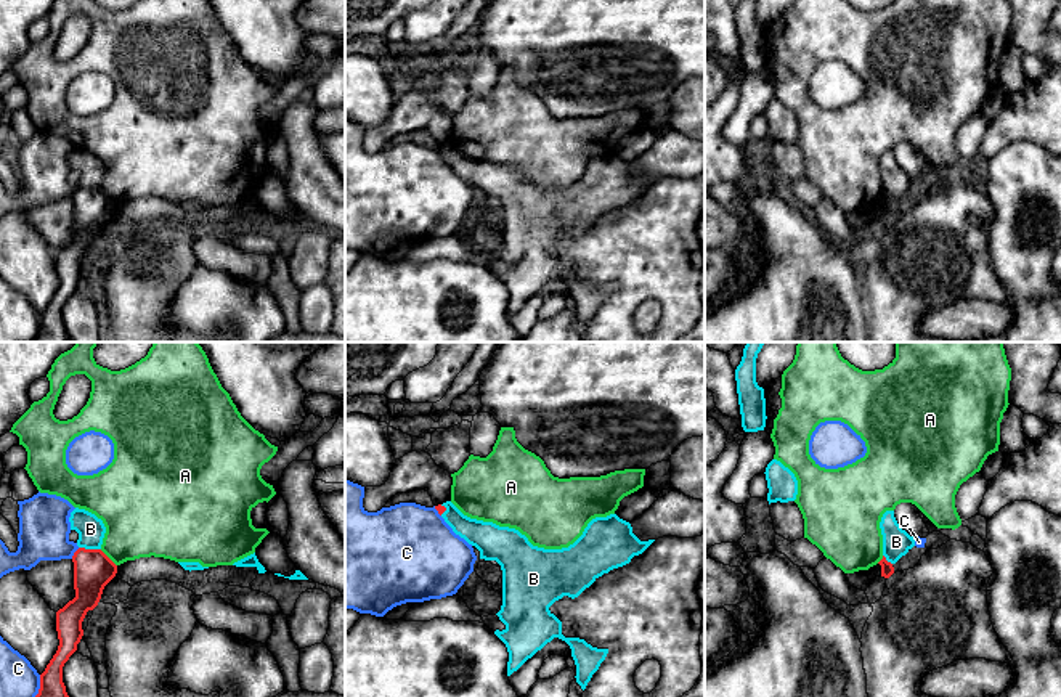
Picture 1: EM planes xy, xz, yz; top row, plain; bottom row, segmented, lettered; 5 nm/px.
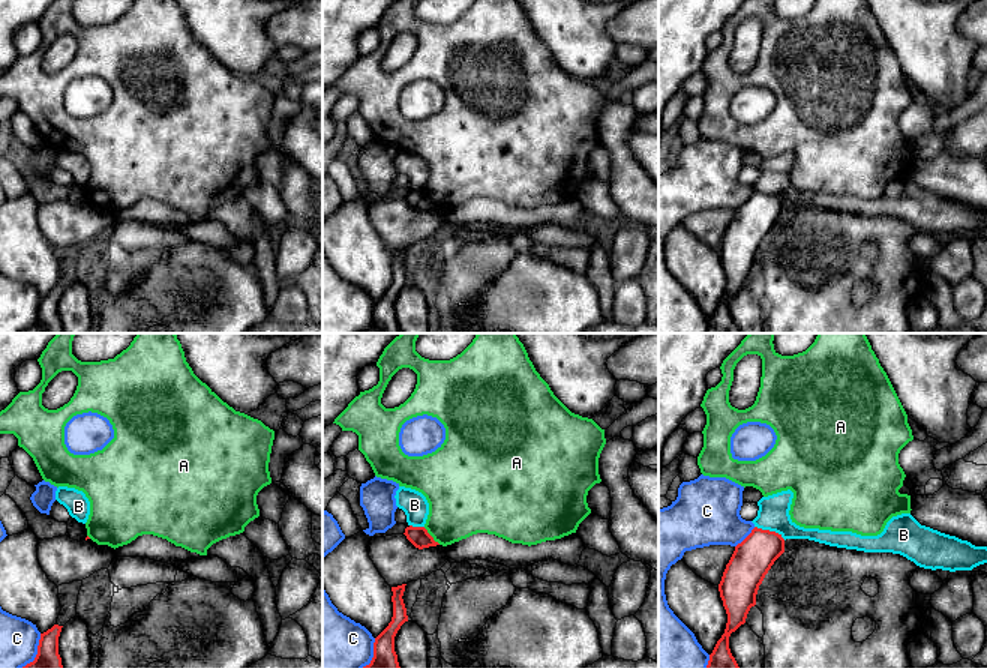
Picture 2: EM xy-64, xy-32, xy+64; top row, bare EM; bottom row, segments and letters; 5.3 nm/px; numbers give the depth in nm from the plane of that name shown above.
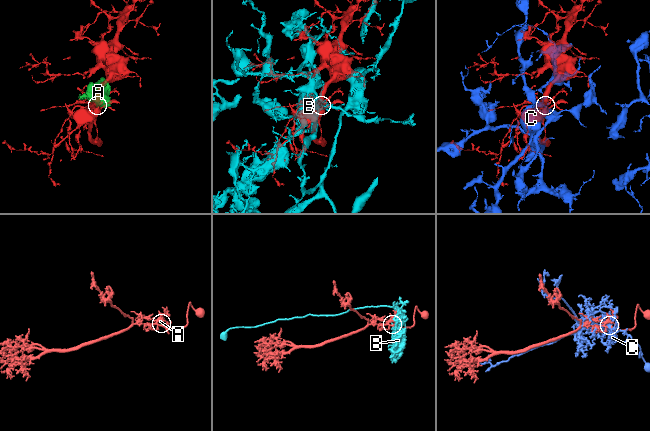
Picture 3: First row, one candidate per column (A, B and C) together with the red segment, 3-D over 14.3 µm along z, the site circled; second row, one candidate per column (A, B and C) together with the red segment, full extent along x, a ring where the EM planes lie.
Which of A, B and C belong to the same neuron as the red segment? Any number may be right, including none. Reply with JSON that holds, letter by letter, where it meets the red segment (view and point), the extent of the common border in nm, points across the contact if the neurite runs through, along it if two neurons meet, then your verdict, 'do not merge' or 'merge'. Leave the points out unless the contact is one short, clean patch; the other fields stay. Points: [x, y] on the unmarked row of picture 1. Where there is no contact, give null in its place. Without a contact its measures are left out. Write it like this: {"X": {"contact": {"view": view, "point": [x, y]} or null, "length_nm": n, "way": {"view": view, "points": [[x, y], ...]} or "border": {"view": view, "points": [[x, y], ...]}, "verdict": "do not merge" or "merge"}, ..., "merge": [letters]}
{"A": {"contact": {"view": "xy", "point": [108, 198]}, "length_nm": 120, "border": {"view": "xy", "points": [[100, 190], [116, 206]]}, "verdict": "do not merge"}, "B": {"contact": {"view": "xy", "point": [90, 190]}, "length_nm": 110, "verdict": "do not merge"}, "C": {"contact": {"view": "xy", "point": [74, 193]}, "length_nm": 70, "verdict": "do not merge"}, "merge": []}

